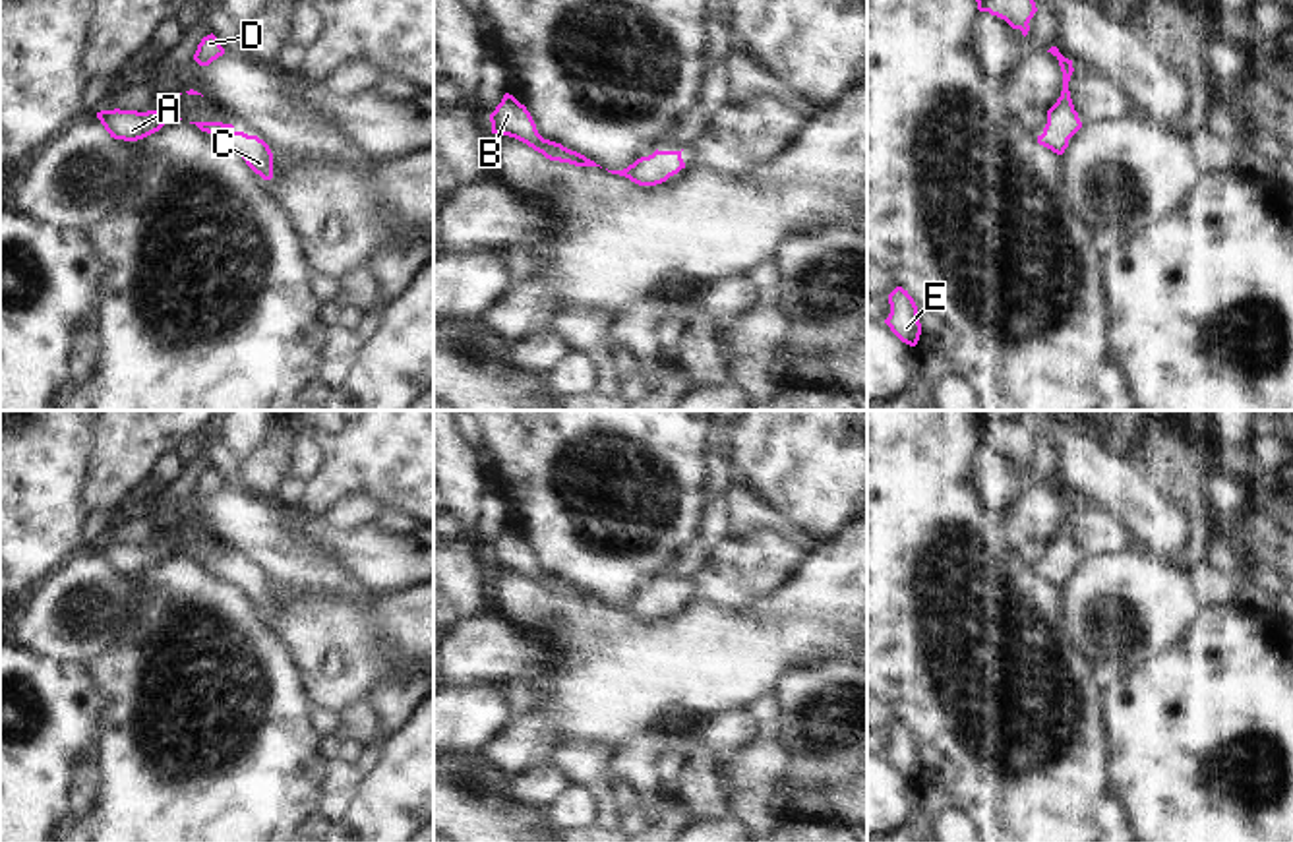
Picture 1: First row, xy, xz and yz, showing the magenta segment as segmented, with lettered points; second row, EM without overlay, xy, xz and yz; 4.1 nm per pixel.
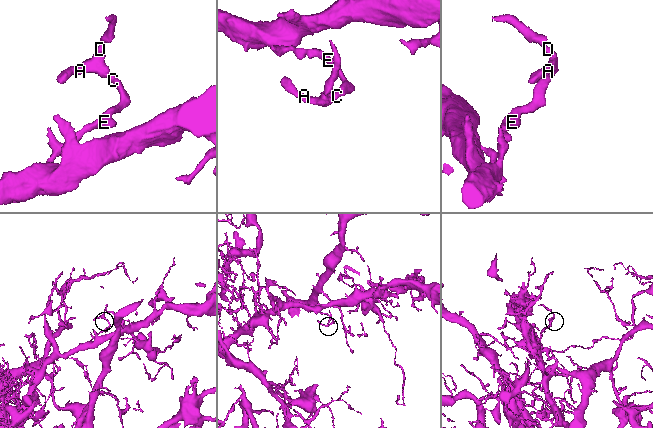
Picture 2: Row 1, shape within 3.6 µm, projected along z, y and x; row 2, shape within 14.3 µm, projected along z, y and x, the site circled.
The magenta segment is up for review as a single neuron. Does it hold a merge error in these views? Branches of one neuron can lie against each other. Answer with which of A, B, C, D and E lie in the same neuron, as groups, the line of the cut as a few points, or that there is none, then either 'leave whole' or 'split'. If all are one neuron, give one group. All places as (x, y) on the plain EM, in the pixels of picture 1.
groups A B C D E; cut none; leave whole

